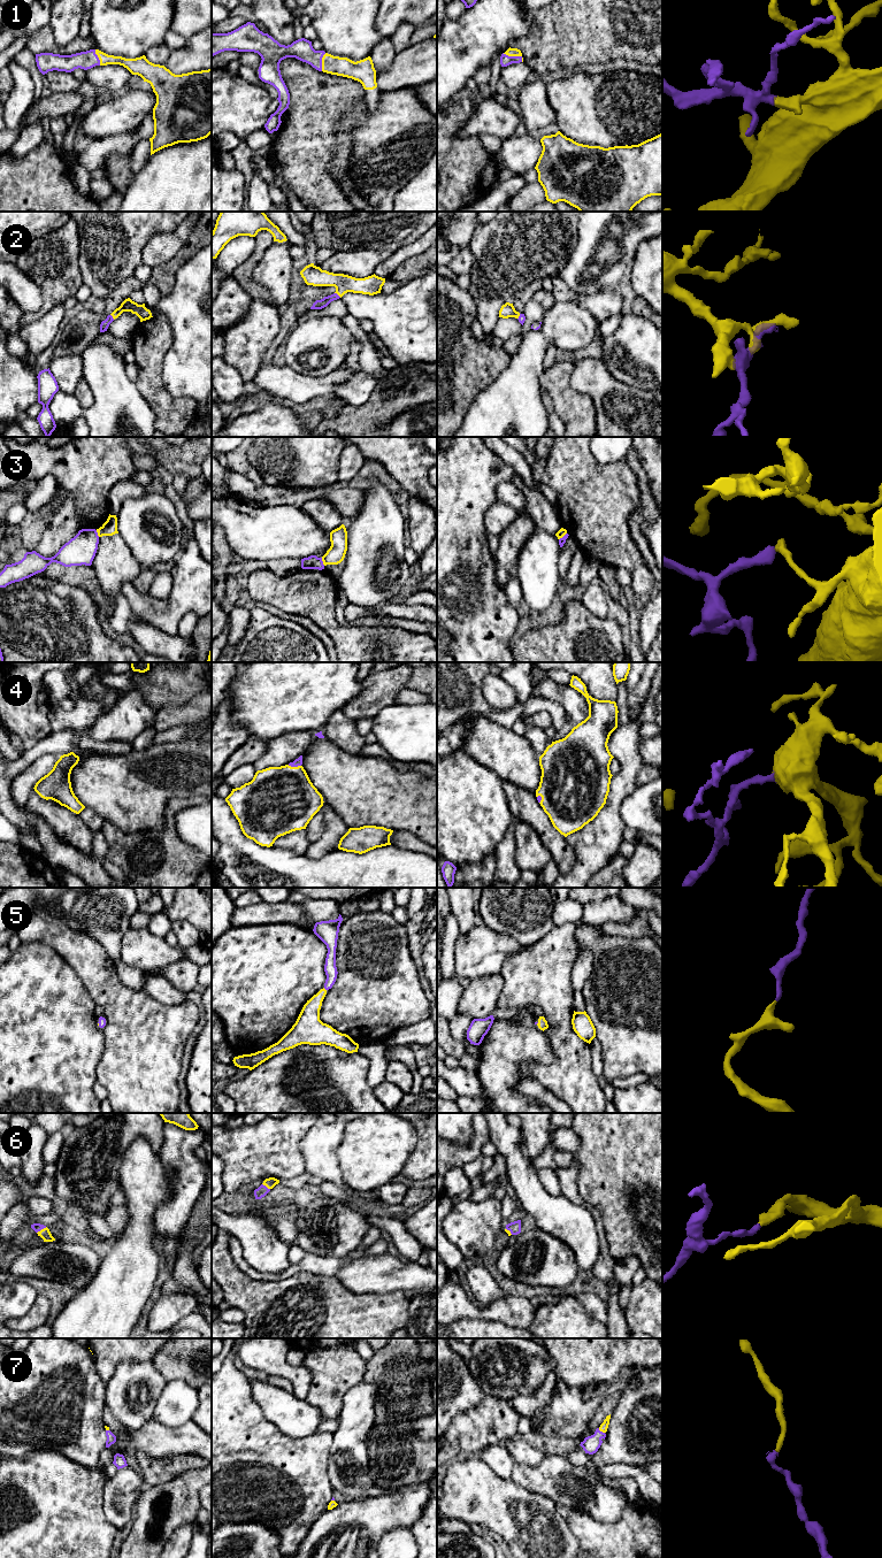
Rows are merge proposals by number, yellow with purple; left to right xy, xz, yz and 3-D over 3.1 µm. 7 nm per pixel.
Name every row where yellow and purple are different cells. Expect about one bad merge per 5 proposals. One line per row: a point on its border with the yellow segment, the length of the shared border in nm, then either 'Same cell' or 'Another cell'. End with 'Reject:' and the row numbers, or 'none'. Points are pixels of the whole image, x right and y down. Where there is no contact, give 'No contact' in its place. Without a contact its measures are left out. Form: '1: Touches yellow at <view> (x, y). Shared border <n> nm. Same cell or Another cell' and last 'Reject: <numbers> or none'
1: Touches yellow at yz (514, 55). Shared border 160 nm. Same cell
2: Touches yellow at xz (338, 294). Shared border 60 nm. Same cell
3: Touches yellow at xz (322, 560). Shared border 60 nm. Another cell
4: Touches yellow at xz (294, 767). Shared border 100 nm. Same cell
5: Touches yellow at xz (324, 989). Shared border 30 nm. Same cell
6: Touches yellow at xy (41, 1229). Shared border 80 nm. Same cell
7: Touches yellow at yz (601, 1430). Shared border 60 nm. Same cell
Reject: 3

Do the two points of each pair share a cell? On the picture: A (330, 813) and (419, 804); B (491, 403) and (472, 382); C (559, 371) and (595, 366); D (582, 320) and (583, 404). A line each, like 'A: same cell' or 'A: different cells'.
A: different cells
B: different cells
C: different cells
D: different cells

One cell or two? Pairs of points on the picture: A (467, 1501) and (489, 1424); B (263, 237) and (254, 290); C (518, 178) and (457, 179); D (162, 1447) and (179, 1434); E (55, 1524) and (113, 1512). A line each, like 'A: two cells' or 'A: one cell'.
A: two cells
B: one cell
C: two cells
D: one cell
E: two cells

